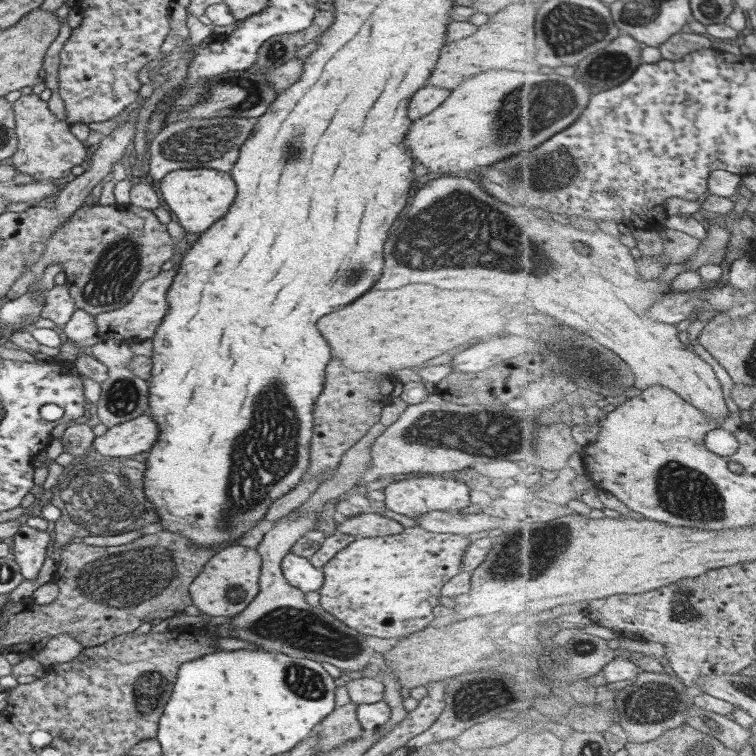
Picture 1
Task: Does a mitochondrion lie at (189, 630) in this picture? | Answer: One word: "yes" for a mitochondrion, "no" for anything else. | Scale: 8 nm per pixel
no

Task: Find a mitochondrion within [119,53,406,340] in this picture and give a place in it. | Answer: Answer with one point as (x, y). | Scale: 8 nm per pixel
(205, 144)

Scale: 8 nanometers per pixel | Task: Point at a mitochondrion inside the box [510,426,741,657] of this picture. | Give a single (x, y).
(685, 493)

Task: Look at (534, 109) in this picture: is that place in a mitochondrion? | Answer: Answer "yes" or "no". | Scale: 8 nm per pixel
yes

